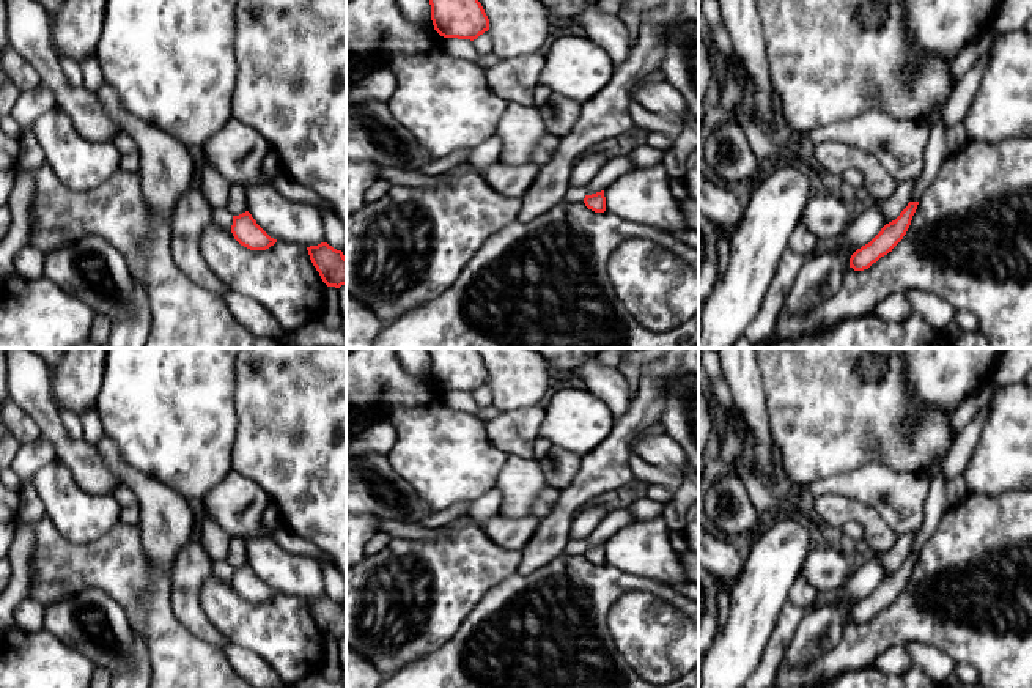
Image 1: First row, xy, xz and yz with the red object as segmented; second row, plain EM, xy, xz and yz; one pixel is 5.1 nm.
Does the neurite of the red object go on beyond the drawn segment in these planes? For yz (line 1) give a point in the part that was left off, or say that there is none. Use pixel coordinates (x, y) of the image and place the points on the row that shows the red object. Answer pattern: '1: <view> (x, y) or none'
1: none

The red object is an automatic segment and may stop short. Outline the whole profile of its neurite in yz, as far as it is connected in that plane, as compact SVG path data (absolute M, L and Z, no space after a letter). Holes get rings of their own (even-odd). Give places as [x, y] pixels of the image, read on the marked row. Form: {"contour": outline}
{"contour": "M909 202L895 220L886 224L868 244L857 249L850 258L850 268L854 271L868 269L881 257L892 252L906 235L917 205L919 202Z"}

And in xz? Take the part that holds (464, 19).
{"contour": "M429 0L434 30L444 38L477 39L489 30L478 0Z"}

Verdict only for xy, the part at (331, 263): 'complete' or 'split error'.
complete

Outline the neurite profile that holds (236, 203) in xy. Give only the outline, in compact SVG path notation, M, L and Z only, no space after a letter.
M231 183L230 184L230 192L228 192L228 202L225 208L231 216L239 216L245 211L247 208L247 200L245 200L245 189L239 183Z

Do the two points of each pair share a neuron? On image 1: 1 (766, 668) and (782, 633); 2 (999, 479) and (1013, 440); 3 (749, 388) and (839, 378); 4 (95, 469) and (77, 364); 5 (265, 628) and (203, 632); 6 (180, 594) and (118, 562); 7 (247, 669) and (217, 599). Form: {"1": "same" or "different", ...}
{"1": "same", "2": "same", "3": "different", "4": "different", "5": "different", "6": "different", "7": "different"}

